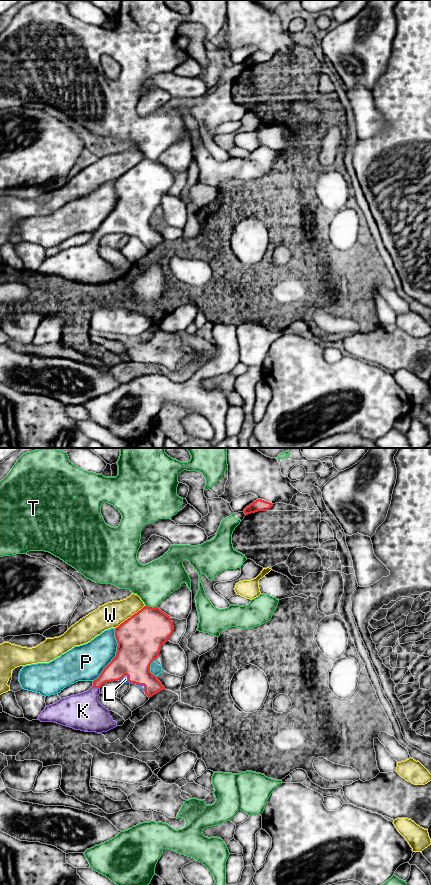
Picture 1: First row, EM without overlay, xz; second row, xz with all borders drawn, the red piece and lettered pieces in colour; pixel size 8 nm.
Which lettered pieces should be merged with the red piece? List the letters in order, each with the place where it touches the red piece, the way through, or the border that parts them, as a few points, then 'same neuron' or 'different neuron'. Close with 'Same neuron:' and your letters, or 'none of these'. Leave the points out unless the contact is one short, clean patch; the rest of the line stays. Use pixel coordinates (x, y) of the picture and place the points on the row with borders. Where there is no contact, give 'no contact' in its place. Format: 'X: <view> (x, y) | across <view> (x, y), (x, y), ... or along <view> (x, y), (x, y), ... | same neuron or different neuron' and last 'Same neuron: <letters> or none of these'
K: xz (96, 687) | across xz (119, 666), (108, 674), (96, 687), (83, 711) | same neuron
L: xz (132, 682) | same neuron
P: xz (116, 655) | different neuron
T: xz (151, 607) | different neuron
W: xz (130, 617) | different neuron
Same neuron: K, L

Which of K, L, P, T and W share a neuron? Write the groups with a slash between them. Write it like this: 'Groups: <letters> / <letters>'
Groups: K L / P / T / W

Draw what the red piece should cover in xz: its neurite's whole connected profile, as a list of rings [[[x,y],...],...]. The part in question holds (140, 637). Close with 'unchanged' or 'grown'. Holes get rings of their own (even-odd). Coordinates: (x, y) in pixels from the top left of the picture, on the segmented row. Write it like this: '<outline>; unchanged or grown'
[[[144,606],[115,628],[116,656],[93,681],[93,686],[84,693],[46,706],[38,720],[96,733],[117,727],[109,710],[98,701],[100,687],[119,680],[138,685],[149,698],[166,690],[150,672],[150,665],[159,657],[161,646],[169,640],[173,630],[170,616],[158,607]]]; grown

